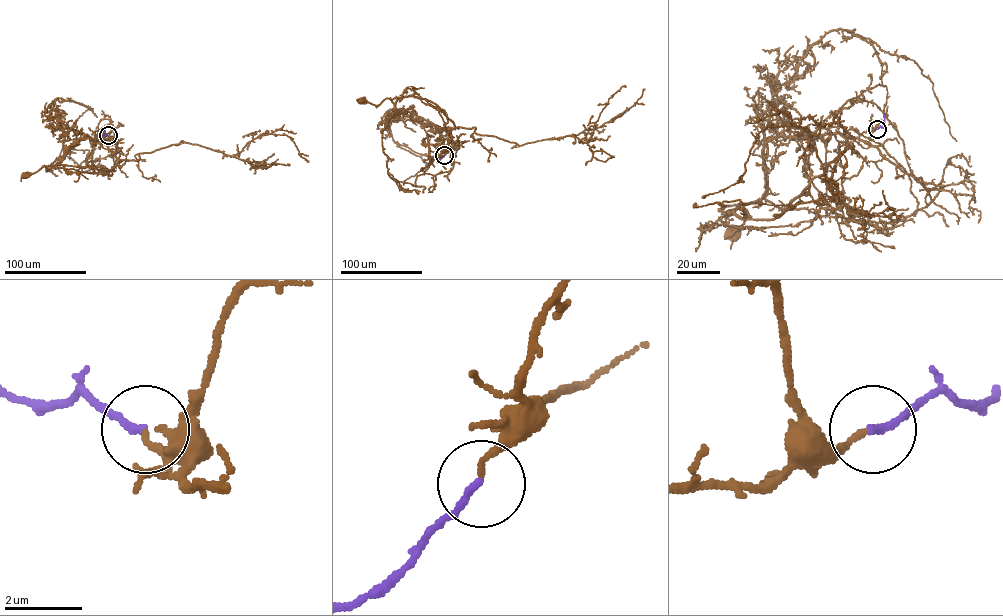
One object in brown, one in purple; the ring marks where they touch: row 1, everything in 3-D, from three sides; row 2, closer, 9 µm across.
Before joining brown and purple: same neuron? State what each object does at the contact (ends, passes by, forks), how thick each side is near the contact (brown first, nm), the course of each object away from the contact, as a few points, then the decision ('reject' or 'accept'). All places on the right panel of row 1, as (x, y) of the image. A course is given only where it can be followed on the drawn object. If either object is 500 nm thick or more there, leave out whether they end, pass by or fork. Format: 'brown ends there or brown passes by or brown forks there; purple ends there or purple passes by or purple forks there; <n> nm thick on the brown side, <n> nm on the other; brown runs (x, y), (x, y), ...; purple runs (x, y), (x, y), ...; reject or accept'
brown ends there; purple ends there; 150 nm thick on the brown side, 190 nm on the other; brown runs (876, 129), (858, 137), (773, 138), (763, 155), (765, 193), (727, 215), (744, 209), (746, 218), (736, 232); purple runs (877, 129), (883, 127), (884, 114); accept

